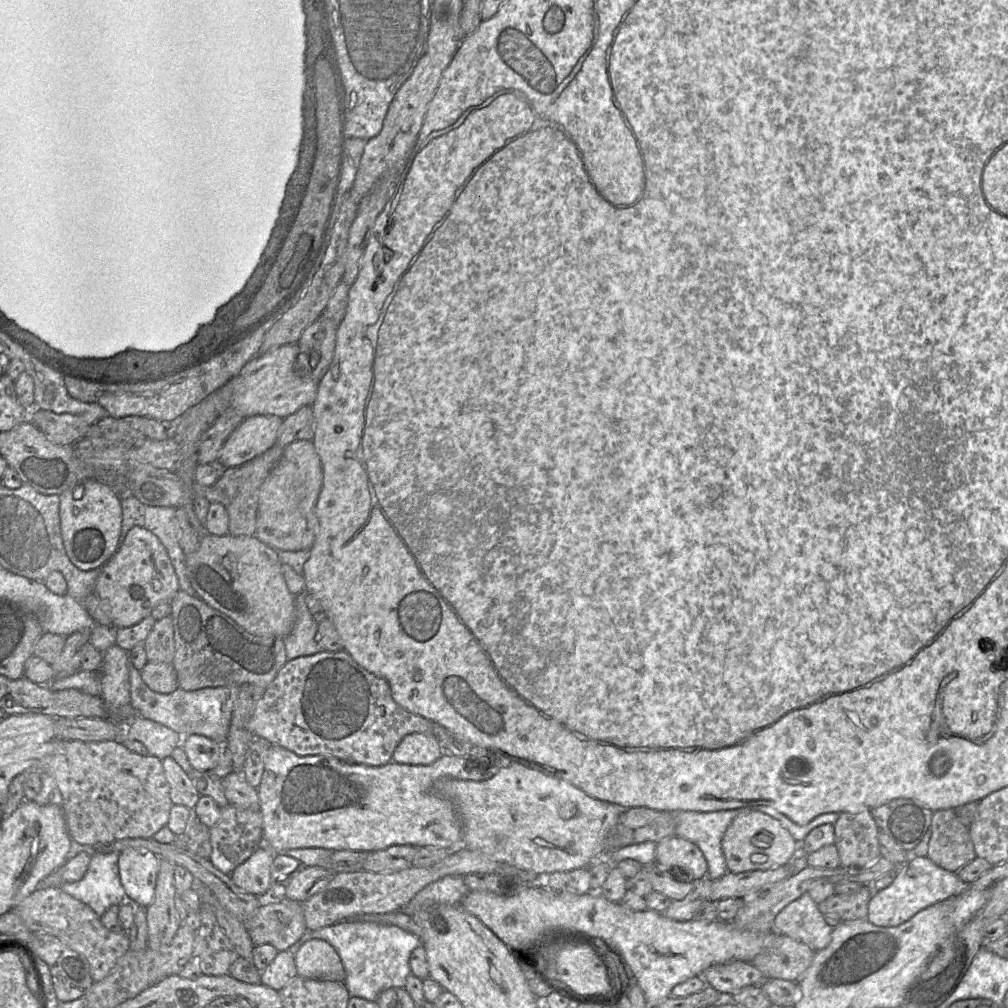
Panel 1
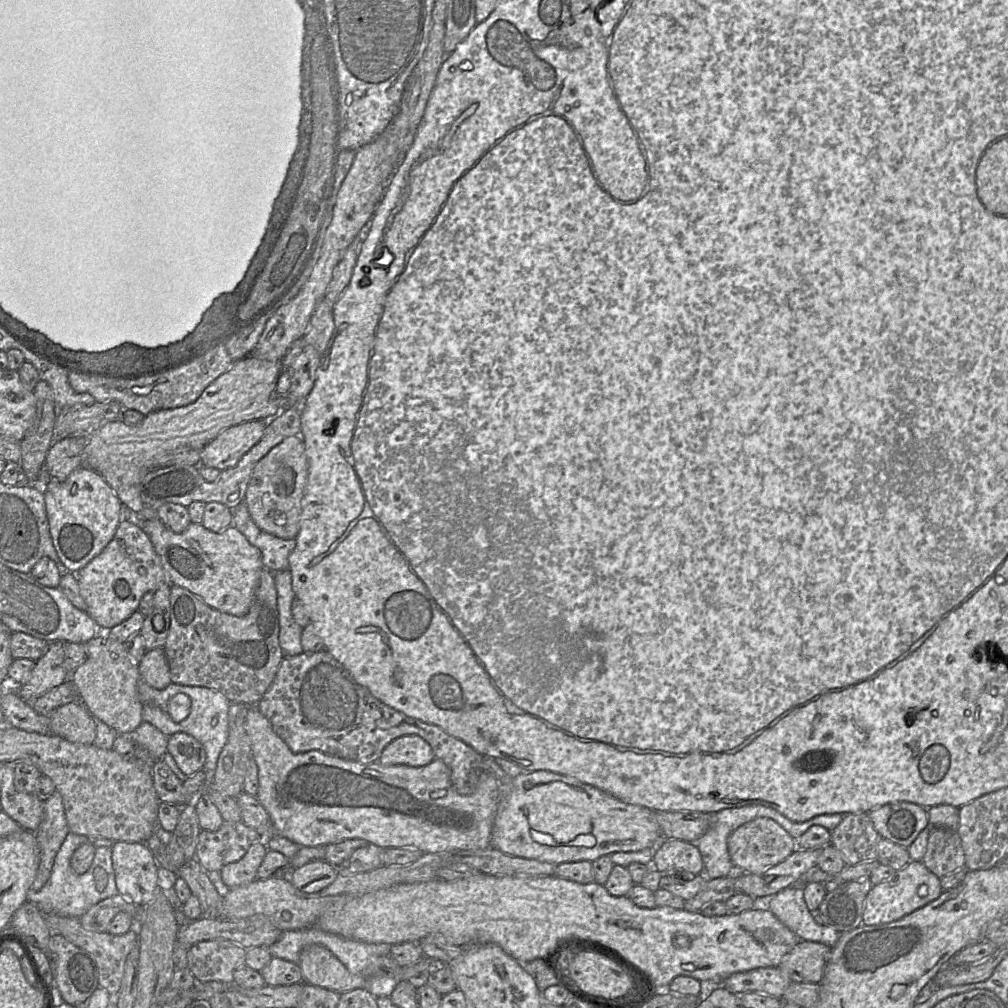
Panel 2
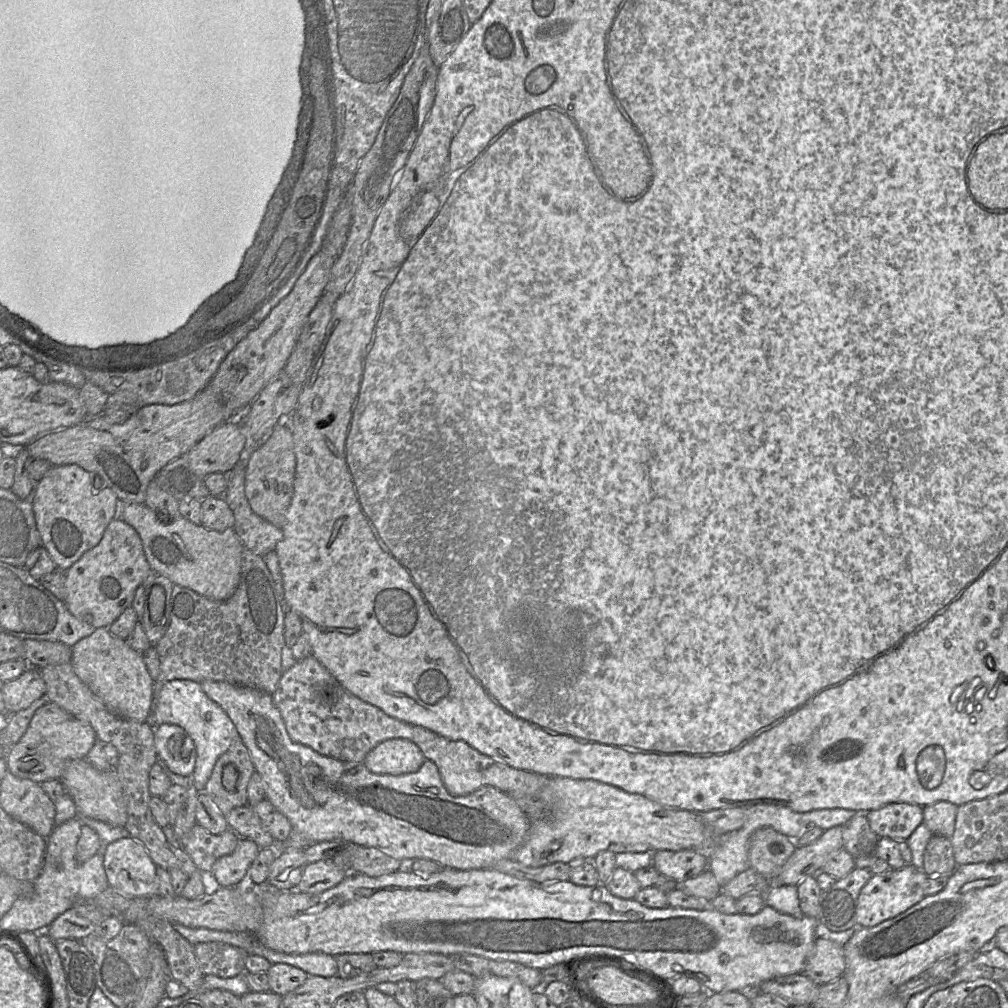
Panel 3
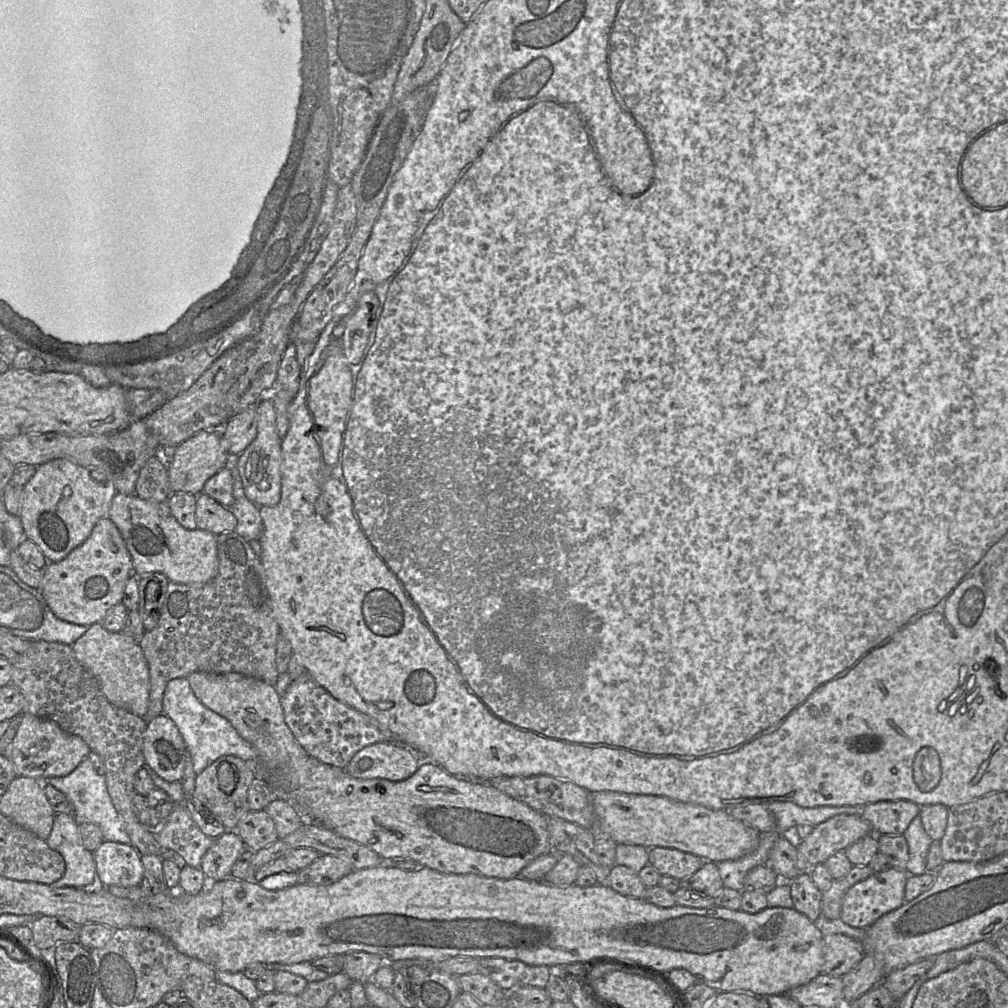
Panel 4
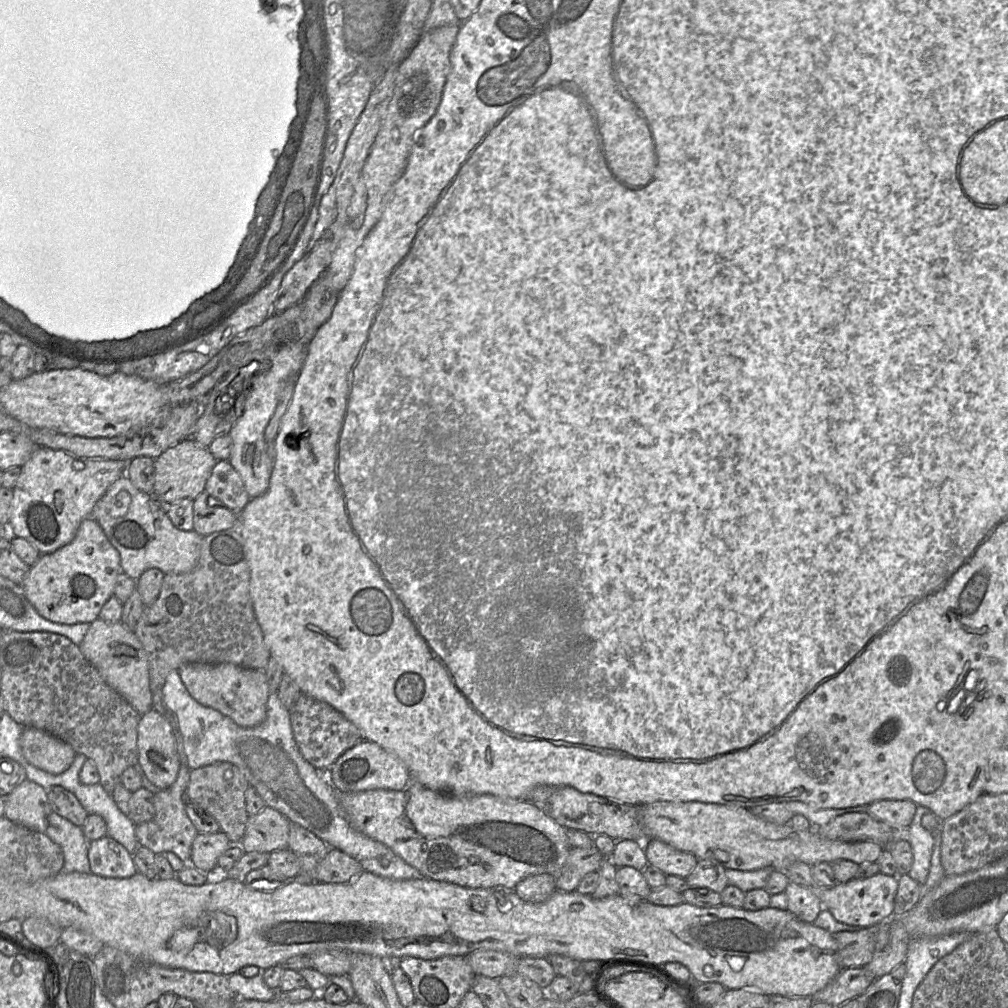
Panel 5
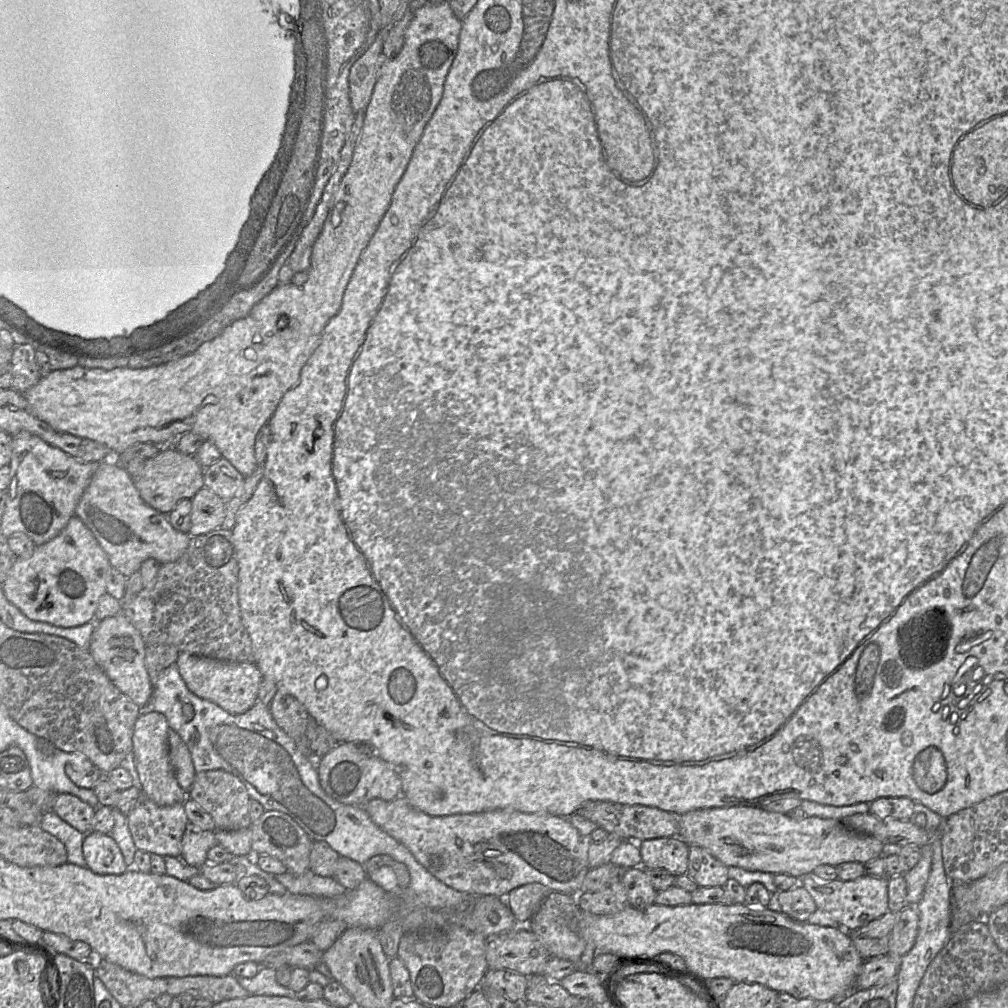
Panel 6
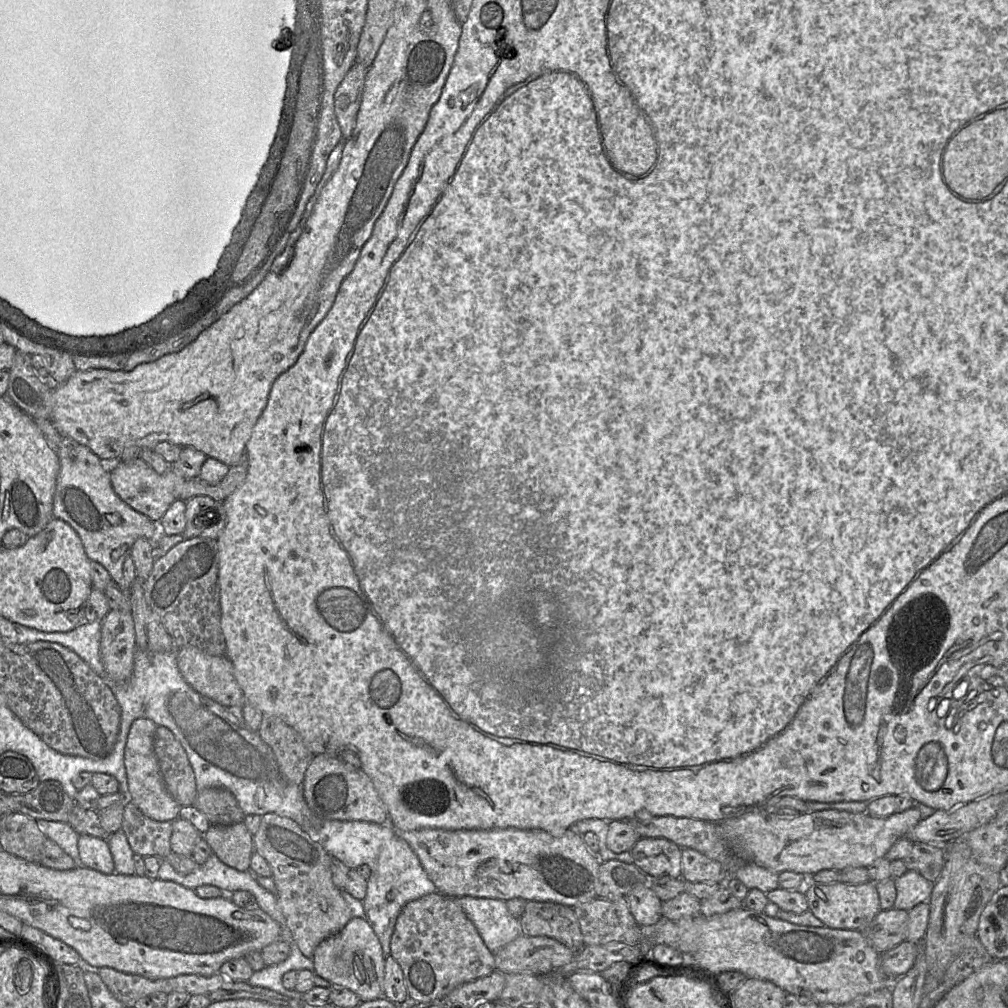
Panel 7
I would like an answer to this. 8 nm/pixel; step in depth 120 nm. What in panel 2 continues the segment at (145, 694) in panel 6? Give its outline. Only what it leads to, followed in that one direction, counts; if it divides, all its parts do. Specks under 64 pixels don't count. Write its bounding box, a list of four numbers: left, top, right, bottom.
[72,637,143,735]

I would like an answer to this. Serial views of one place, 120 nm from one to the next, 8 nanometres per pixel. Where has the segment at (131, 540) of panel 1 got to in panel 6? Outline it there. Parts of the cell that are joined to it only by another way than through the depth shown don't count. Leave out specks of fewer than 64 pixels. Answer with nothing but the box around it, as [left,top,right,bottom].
[1,516,110,627]

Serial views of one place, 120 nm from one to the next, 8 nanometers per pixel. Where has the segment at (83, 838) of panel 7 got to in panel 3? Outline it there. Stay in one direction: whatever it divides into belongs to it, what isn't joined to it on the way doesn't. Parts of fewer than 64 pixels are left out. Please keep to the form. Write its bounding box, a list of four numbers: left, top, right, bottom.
[102,836,158,897]

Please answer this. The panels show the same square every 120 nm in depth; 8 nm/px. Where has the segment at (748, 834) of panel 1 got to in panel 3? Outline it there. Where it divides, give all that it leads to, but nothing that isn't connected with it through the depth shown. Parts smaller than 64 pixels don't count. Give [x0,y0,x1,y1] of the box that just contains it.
[749,827,797,877]

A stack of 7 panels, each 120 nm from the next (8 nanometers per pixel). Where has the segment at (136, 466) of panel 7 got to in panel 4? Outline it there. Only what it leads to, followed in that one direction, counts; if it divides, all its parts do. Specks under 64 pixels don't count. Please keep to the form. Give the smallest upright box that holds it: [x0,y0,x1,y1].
[167,430,229,494]

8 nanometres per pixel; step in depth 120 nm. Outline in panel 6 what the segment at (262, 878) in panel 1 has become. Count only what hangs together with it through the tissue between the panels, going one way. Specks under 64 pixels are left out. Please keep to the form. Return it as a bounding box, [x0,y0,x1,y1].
[180,822,217,868]

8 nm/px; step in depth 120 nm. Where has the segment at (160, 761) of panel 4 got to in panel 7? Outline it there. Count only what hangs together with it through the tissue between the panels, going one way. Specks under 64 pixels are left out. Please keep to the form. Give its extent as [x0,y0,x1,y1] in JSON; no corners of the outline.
[125,718,179,821]

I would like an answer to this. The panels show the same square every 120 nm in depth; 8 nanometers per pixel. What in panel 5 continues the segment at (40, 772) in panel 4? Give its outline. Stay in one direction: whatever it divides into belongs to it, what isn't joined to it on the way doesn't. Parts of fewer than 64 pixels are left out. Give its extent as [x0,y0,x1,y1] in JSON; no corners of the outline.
[19,727,76,774]

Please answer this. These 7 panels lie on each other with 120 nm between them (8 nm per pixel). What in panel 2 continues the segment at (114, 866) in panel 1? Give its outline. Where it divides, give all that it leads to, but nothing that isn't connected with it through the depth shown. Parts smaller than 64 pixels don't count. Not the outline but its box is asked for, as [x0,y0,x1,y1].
[28,832,119,918]

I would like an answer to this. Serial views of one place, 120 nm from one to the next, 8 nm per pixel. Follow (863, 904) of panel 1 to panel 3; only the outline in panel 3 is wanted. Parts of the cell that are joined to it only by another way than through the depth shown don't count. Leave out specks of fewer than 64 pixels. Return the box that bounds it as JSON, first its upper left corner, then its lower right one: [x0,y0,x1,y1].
[818,868,871,932]

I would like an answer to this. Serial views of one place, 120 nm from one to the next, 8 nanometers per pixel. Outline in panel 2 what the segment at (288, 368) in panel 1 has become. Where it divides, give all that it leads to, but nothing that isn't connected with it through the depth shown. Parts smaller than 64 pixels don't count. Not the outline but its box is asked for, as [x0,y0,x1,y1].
[84,355,282,512]

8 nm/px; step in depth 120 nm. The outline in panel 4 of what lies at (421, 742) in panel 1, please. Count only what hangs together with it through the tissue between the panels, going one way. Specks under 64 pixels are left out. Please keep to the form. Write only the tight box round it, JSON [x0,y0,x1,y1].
[345,742,420,782]

